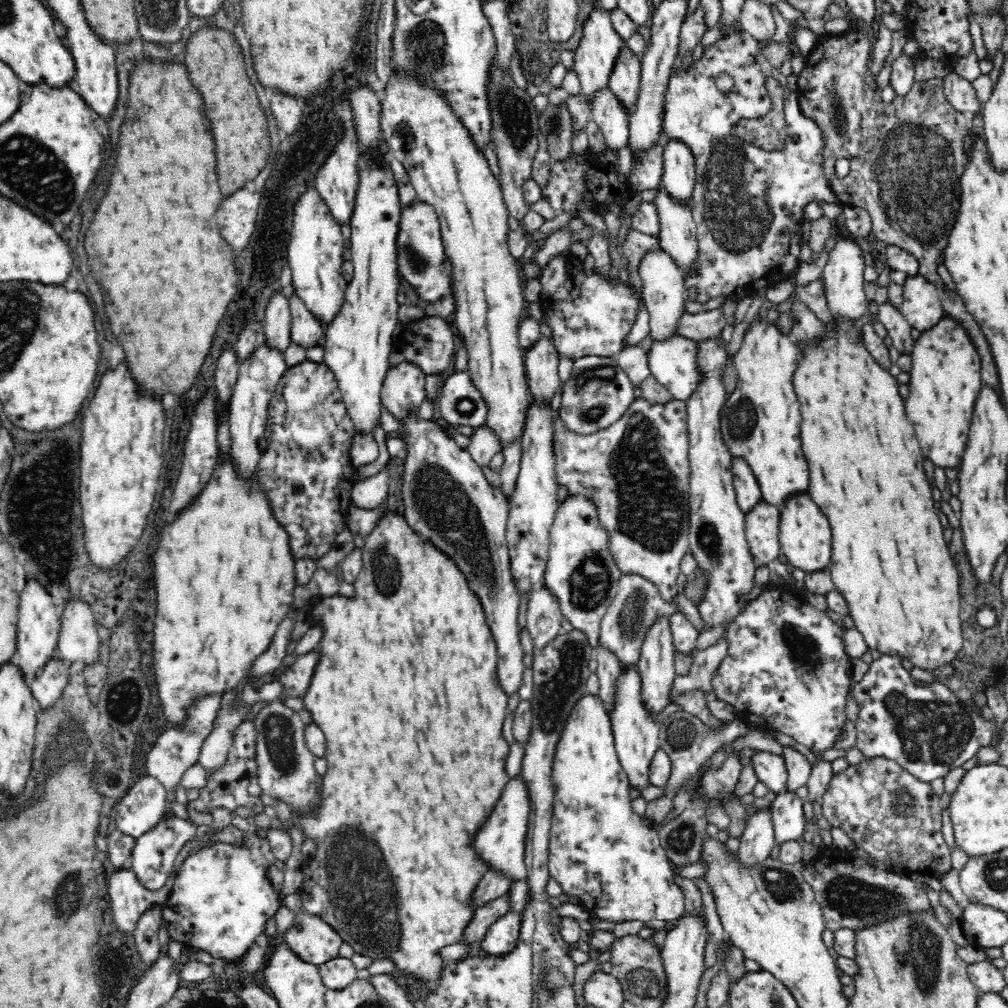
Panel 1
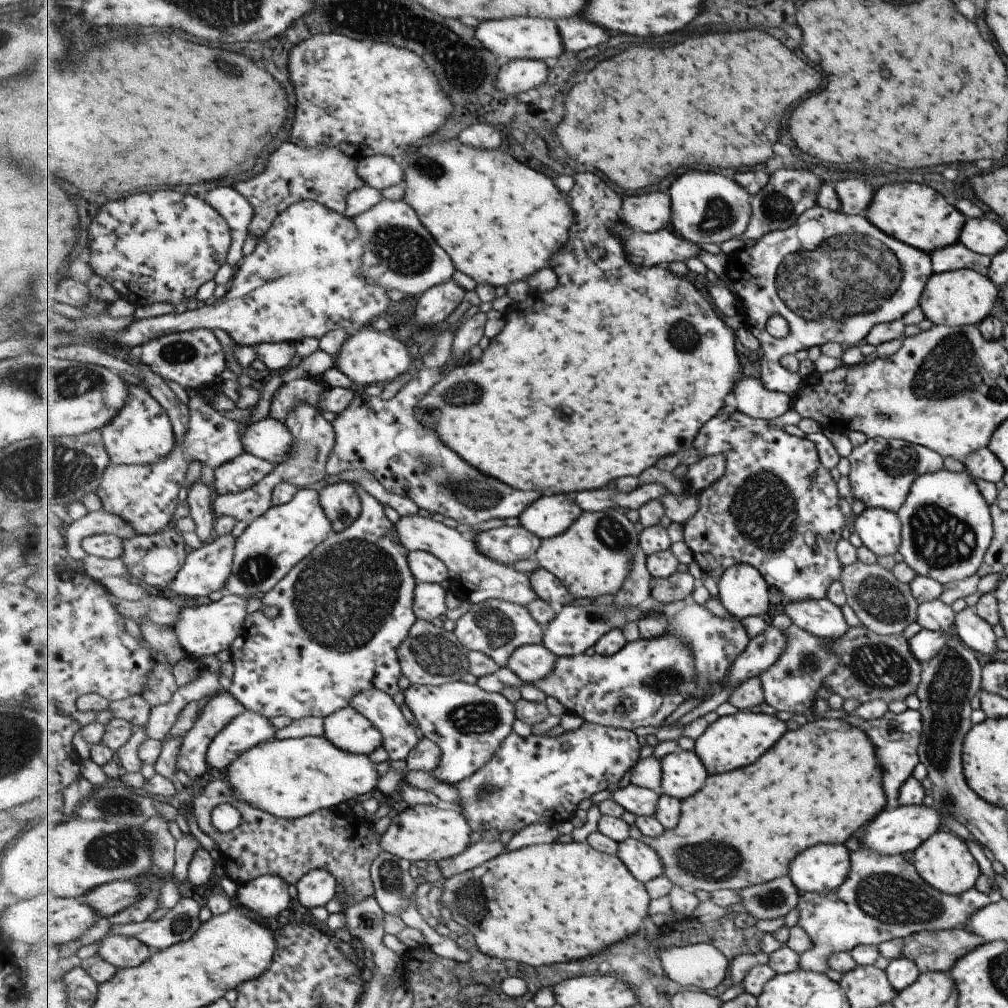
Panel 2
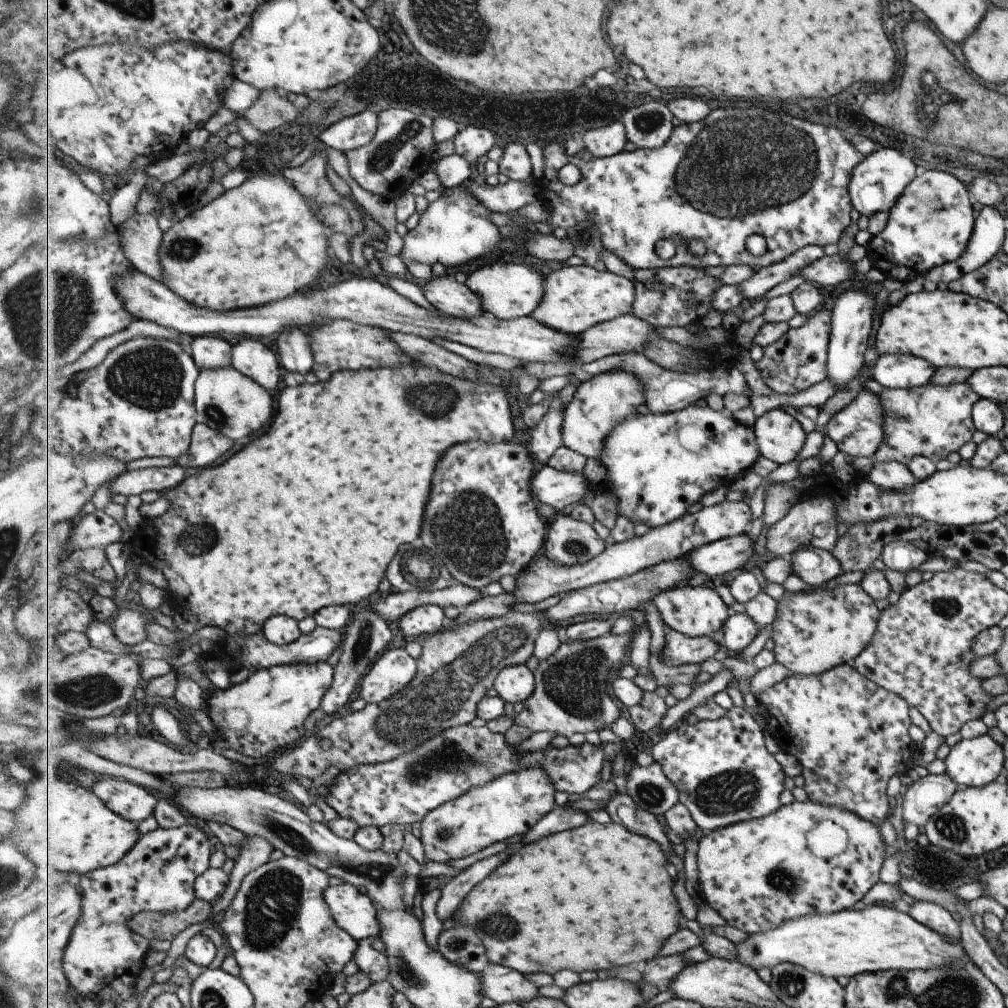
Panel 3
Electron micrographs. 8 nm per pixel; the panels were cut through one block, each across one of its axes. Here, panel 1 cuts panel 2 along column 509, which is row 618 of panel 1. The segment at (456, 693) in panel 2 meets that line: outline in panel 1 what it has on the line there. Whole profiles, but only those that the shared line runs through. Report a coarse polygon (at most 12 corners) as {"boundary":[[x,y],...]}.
{"boundary":[[722,338],[686,401],[689,551],[703,578],[696,649],[752,604],[759,563],[719,431]]}

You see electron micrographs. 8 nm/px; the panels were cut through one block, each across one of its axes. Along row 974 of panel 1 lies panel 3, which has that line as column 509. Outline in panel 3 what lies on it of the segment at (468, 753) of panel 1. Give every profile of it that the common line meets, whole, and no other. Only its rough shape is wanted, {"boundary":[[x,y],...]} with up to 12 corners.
{"boundary":[[412,364],[287,387],[163,495],[202,628],[378,598],[508,390]]}

